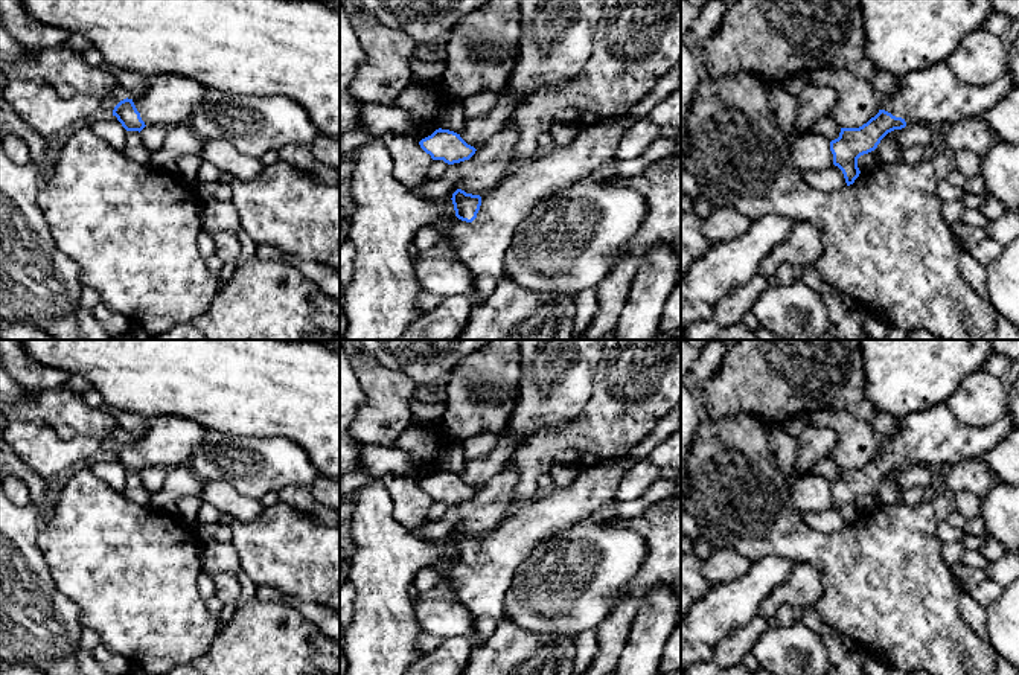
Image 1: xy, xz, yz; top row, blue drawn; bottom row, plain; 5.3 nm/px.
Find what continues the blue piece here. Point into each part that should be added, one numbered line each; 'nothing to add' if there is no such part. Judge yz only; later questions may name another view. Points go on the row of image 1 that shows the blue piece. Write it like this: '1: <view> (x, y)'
1: yz (934, 96)

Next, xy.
1: xy (169, 99)

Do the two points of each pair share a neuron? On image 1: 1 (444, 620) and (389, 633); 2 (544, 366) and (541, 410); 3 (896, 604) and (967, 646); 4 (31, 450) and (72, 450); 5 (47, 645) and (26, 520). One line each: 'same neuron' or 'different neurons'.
1: different neurons
2: same neuron
3: same neuron
4: same neuron
5: same neuron

